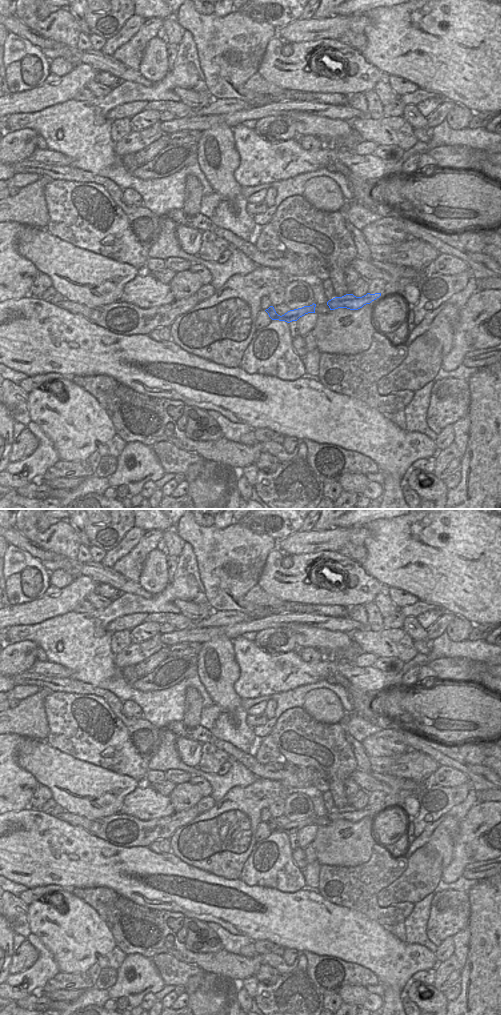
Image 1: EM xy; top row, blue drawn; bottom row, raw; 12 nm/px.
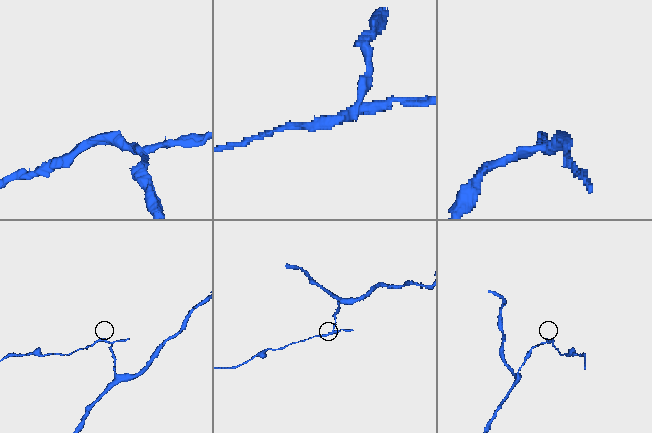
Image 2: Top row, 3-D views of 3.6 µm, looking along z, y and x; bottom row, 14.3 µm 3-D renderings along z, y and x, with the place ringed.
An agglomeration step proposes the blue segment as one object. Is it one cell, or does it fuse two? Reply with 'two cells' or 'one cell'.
two cells

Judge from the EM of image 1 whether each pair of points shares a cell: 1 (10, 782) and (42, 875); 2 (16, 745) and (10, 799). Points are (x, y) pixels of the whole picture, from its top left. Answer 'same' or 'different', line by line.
1: different
2: same

